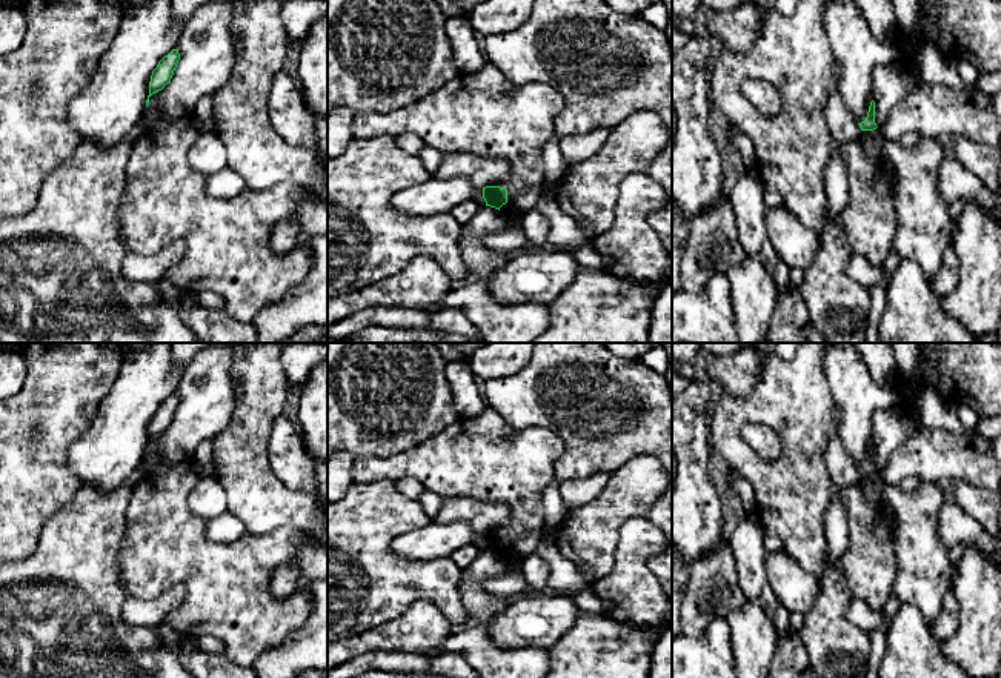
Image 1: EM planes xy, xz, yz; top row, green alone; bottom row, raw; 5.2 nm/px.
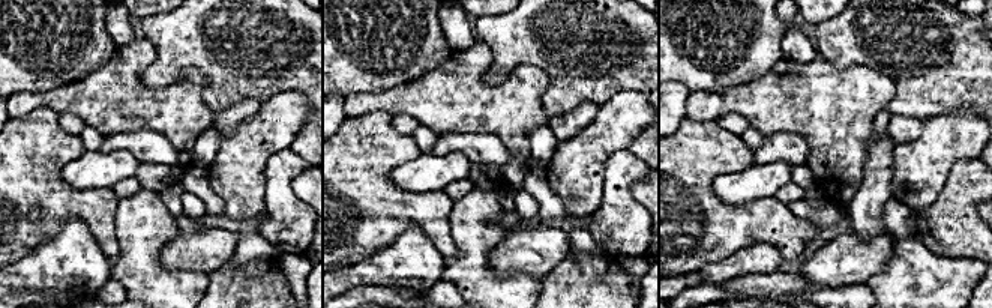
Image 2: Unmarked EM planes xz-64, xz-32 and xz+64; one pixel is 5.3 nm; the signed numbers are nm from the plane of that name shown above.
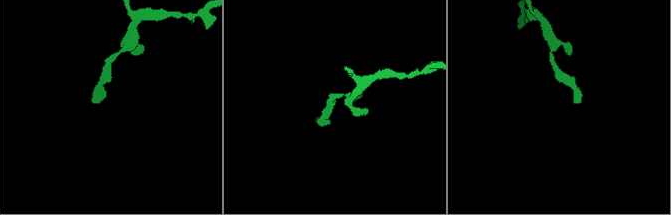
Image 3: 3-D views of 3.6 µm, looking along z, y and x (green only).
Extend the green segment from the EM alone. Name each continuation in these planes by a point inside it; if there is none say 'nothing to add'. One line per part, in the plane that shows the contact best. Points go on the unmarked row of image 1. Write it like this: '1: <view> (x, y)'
nothing to add

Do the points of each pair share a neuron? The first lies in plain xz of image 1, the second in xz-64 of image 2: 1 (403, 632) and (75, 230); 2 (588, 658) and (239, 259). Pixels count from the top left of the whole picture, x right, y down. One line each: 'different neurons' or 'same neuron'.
1: same neuron
2: different neurons

